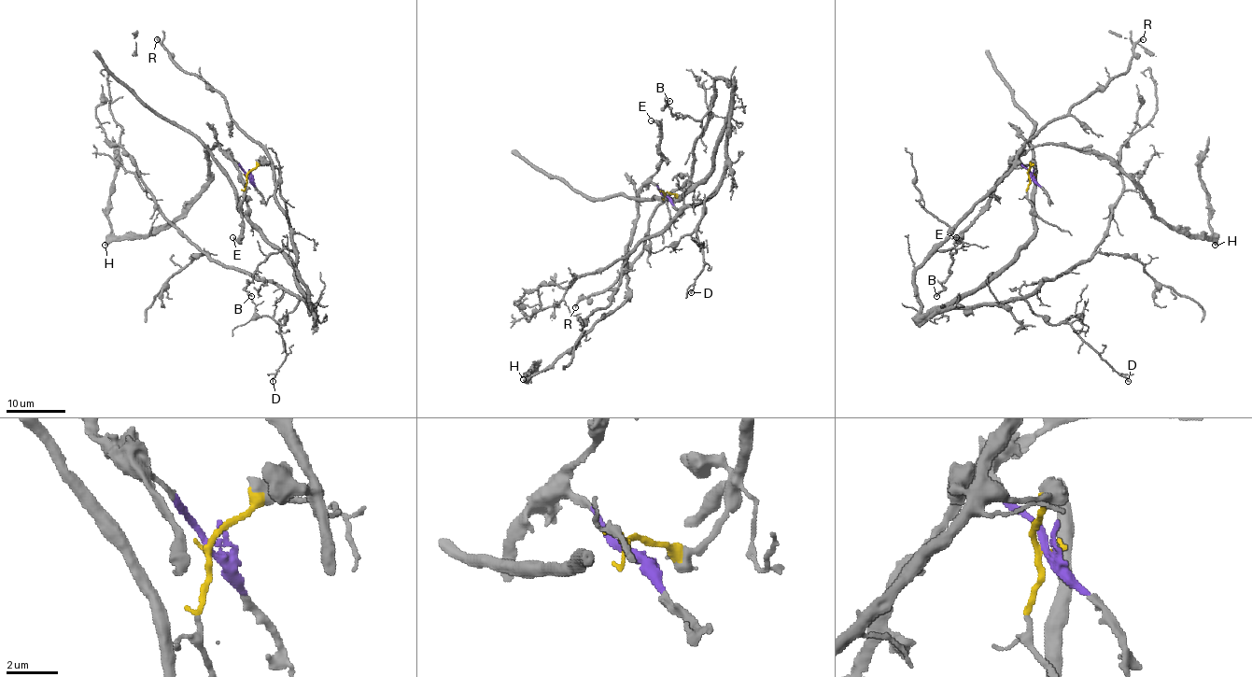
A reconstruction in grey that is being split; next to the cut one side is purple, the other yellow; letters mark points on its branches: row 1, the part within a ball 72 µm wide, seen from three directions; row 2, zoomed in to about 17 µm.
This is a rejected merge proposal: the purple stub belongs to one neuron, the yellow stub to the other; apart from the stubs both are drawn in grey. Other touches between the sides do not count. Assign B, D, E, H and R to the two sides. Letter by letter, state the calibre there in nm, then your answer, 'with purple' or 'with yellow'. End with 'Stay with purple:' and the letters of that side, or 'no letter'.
B: 160 nm thick; with yellow
D: 160 nm thick; with yellow
E: 190 nm thick; with purple
H: 420 nm thick; with purple
R: 240 nm thick; with yellow
Stay with purple: E, H

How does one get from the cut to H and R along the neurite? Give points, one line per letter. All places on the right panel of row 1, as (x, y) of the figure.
H: (1030, 176), (1018, 158), (1033, 148), (1059, 144), (1099, 151), (1164, 221), (1188, 235), (1204, 235), (1215, 246)
R: (1030, 176), (1030, 165), (1018, 159), (1024, 146), (1048, 123), (1062, 119), (1129, 68), (1132, 48), (1143, 40)

